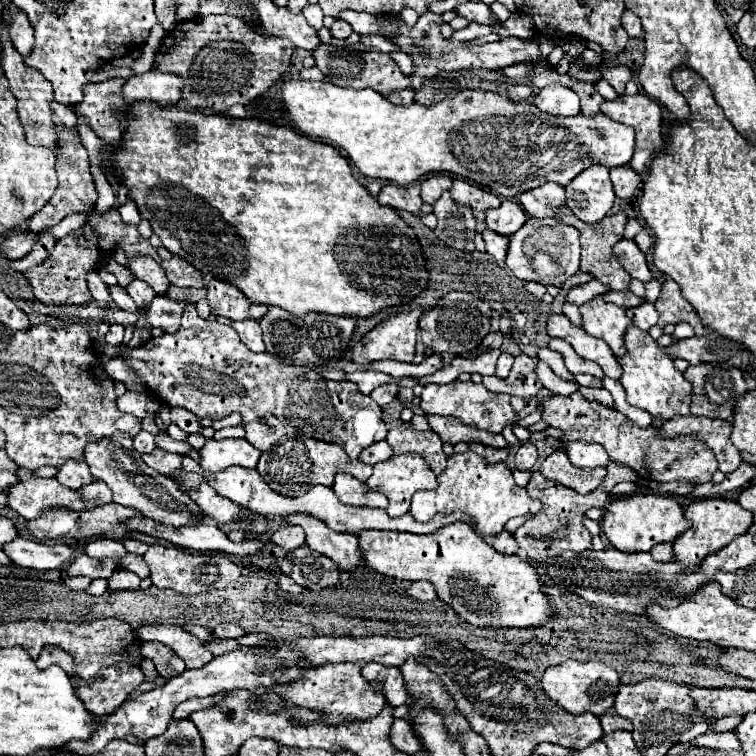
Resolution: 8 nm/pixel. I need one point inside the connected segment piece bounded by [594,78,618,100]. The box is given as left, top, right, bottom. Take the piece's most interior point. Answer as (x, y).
(602, 87)

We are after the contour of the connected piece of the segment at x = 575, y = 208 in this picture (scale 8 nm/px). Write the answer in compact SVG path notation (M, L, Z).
M590 166L566 186L566 206L582 222L600 222L614 206L612 182L606 166Z

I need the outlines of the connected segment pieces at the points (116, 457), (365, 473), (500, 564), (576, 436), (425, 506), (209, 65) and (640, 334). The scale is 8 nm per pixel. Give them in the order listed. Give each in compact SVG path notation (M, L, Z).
M118 434L114 438L106 438L106 440L88 444L84 454L86 454L86 464L90 466L92 476L110 486L116 504L136 508L138 512L142 512L142 516L152 518L162 524L170 524L170 526L184 526L184 524L200 524L202 522L204 514L198 512L196 510L198 506L184 492L180 492L176 488L174 480L158 474L156 470L148 468L142 462L142 456L134 450L130 436Z
M300 436L278 440L268 452L262 452L256 470L264 478L264 482L282 496L300 496L300 494L312 490L316 484L332 486L336 472L352 474L354 478L358 478L362 482L366 482L372 474L370 464L348 458L348 454L342 450L342 446L332 444L332 442L312 440L312 438L300 438Z
M454 522L422 536L364 530L358 534L358 540L364 564L370 570L398 580L428 580L438 598L450 604L470 624L494 626L492 622L510 620L510 626L528 628L548 622L556 612L548 606L542 580L534 566L518 556L498 554L466 522Z
M580 392L572 396L550 396L544 400L542 418L564 432L564 438L560 442L596 442L600 444L610 460L630 466L638 476L650 478L656 482L672 482L672 480L690 480L690 482L710 482L712 474L718 468L718 462L714 458L714 452L700 440L694 440L692 436L674 436L674 438L662 438L656 428L640 428L632 424L626 416L620 416L620 412L600 404L586 400Z
M474 452L454 454L448 458L448 466L438 476L438 488L430 492L416 492L412 496L410 512L418 522L428 522L434 518L436 512L454 512L462 510L476 518L478 532L482 536L496 536L502 532L504 524L514 516L524 514L536 514L542 508L540 500L530 498L526 488L516 486L512 478L512 470L500 462L500 464L488 464L482 456Z
M196 16L190 20L188 32L172 30L164 38L160 50L154 58L154 68L160 72L172 72L182 76L184 90L182 98L186 104L194 110L212 110L212 112L228 112L234 104L250 104L258 96L262 96L274 82L286 74L290 60L292 60L294 44L284 38L276 36L262 36L258 32L252 32L250 26L246 26L240 18L234 16Z
M628 326L628 334L624 334L626 354L618 358L622 366L620 384L626 390L628 404L650 412L654 418L670 420L674 416L688 416L690 414L690 398L692 386L684 380L684 376L674 368L672 358L664 356L652 336L636 326Z

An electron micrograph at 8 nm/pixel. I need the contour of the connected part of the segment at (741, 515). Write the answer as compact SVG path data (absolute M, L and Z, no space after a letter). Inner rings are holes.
M700 498L700 500L694 500L684 510L684 514L692 522L692 528L688 528L684 534L680 534L674 540L674 554L676 554L676 560L680 564L684 564L686 568L698 566L704 556L708 556L712 552L718 552L728 542L732 542L734 536L740 536L740 534L748 532L748 528L752 526L752 512L744 510L738 502L724 500L724 498Z

